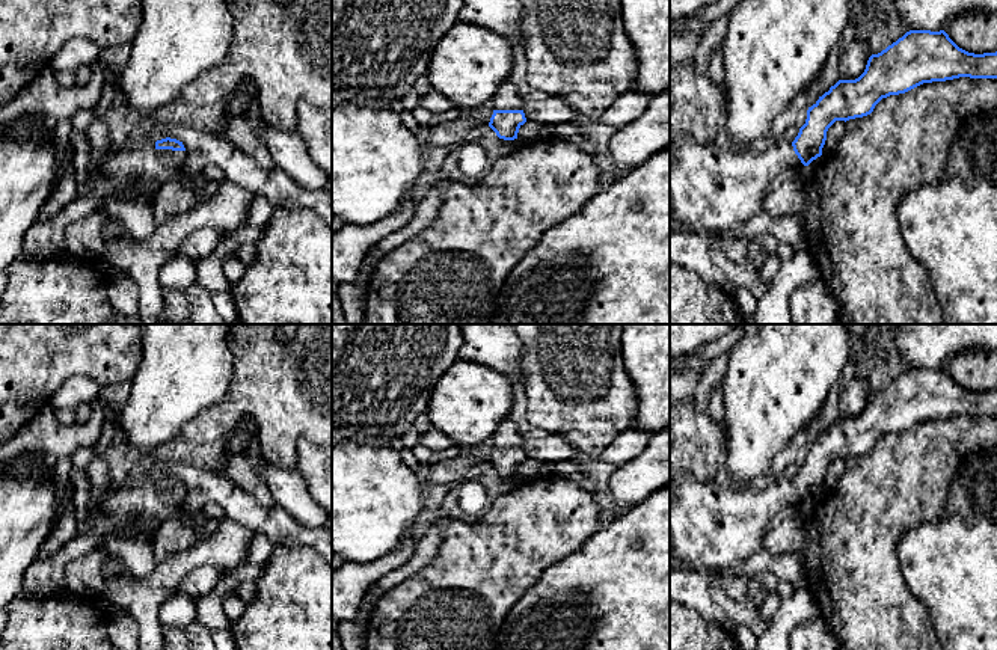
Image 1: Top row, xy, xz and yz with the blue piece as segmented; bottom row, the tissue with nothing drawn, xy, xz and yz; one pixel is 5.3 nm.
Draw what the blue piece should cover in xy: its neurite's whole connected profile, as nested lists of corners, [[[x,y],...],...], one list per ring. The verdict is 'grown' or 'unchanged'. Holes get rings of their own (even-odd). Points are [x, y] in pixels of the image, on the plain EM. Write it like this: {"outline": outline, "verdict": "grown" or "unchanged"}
{"outline": [[[161,477],[155,480],[155,487],[163,504],[170,508],[181,507],[186,499],[186,486],[176,477]]], "verdict": "grown"}

